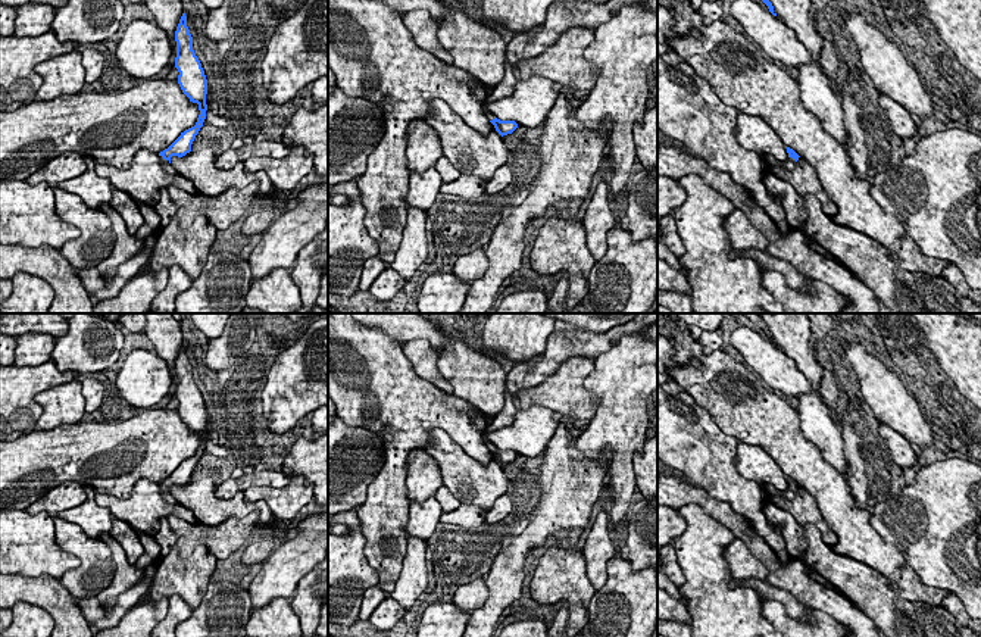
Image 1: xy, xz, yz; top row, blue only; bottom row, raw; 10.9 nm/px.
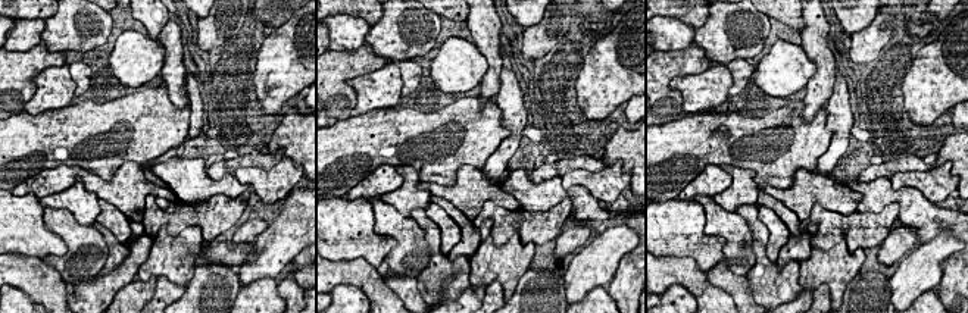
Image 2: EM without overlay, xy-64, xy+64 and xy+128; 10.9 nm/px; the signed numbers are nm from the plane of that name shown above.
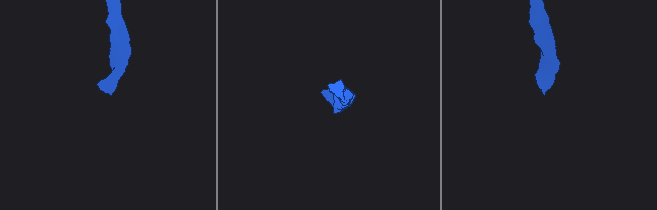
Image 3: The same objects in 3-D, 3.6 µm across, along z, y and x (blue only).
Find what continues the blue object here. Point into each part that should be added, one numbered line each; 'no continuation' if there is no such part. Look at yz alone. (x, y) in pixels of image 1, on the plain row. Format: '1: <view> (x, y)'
1: yz (768, 490)

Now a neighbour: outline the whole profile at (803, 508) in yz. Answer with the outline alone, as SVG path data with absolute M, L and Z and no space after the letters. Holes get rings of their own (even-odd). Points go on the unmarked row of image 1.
M803 487L794 494L793 500L772 496L771 502L793 515L799 527L805 527L807 524L815 525L821 533L821 538L827 546L837 544L835 533L828 527L827 521L824 519L815 497Z

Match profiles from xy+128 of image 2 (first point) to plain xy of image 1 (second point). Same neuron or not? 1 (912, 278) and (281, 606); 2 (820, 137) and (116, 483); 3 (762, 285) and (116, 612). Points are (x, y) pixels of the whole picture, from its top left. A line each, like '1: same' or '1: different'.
1: different
2: same
3: different

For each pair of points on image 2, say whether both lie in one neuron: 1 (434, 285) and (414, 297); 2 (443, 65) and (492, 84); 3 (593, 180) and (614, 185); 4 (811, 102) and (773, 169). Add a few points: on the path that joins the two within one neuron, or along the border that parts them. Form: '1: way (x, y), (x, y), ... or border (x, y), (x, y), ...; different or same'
1: border (415, 278), (417, 288), (422, 297); different
2: border (475, 46), (487, 63), (487, 71), (480, 83); different
3: way (598, 182), (609, 184); same
4: border (824, 106), (811, 119), (805, 119), (801, 115); different

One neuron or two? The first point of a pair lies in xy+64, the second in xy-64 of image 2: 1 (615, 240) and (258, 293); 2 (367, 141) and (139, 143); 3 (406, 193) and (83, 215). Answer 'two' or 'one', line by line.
1: two
2: one
3: one

